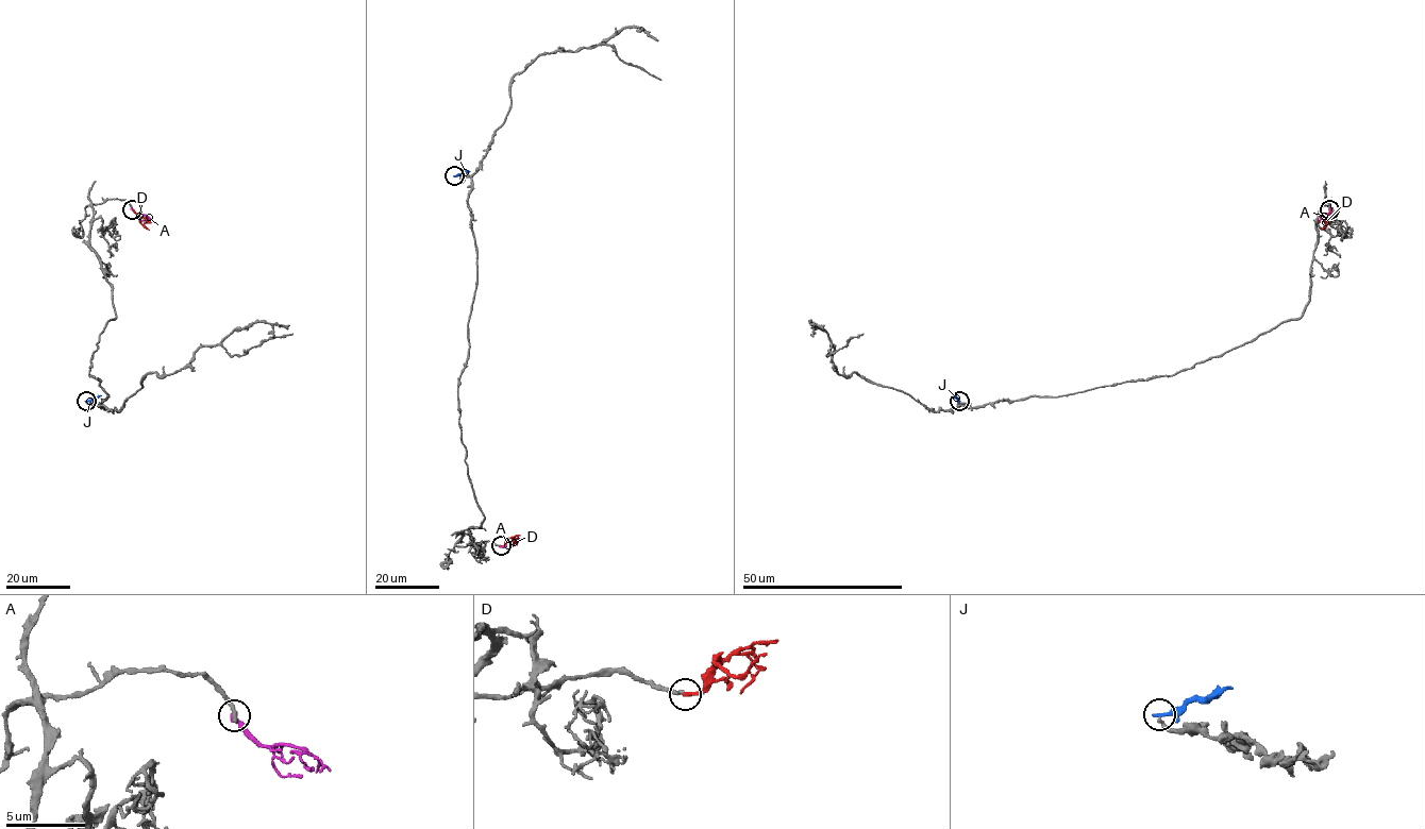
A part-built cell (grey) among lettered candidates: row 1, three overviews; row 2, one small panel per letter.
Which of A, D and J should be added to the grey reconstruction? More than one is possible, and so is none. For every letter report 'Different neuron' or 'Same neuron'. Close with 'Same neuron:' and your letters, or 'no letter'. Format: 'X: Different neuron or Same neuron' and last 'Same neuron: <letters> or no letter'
A: Different neuron
D: Same neuron
J: Different neuron
Same neuron: D

